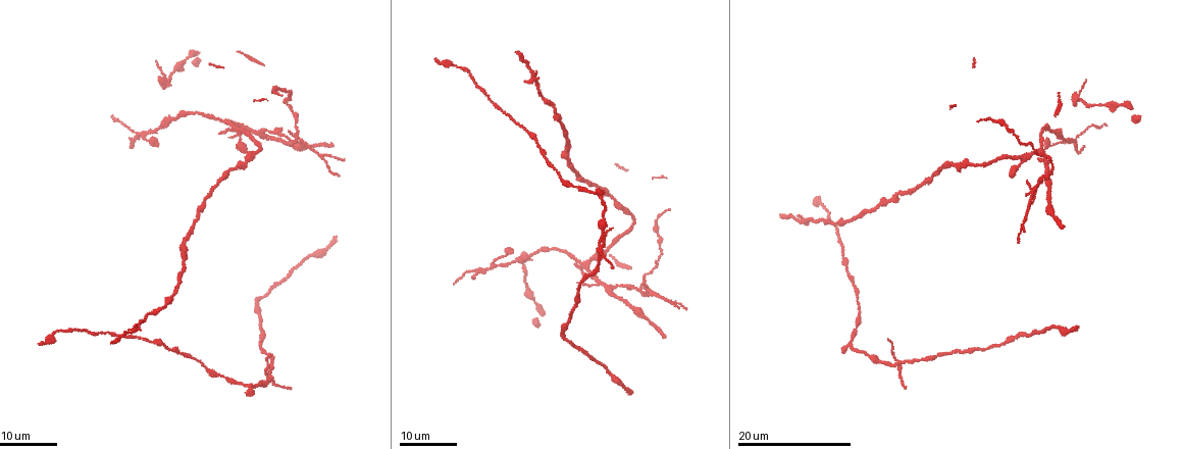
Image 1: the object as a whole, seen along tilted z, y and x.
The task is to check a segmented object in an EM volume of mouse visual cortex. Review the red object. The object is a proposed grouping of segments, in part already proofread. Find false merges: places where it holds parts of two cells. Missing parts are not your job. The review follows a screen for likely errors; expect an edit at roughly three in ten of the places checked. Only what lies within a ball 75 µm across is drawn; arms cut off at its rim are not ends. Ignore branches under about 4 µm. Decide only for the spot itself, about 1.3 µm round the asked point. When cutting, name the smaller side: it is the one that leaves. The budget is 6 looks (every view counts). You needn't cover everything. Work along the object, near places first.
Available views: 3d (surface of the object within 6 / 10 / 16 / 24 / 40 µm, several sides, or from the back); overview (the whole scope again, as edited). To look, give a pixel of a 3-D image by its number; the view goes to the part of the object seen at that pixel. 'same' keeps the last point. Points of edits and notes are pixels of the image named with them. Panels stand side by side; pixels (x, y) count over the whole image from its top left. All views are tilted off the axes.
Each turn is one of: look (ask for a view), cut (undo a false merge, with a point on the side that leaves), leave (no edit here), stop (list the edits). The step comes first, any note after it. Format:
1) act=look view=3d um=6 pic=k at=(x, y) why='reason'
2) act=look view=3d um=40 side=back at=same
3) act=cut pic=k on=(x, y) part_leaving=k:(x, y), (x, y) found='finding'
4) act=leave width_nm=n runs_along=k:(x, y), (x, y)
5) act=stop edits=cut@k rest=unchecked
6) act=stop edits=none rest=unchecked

act=look view=3d um=16 pic=1 at=(898, 362) why='four or more arms meet'

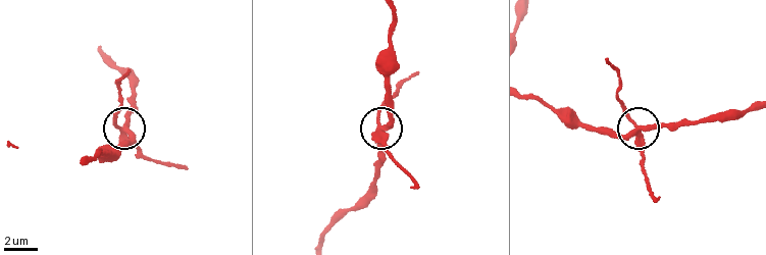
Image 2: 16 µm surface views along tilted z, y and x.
act=look view=3d um=6 pic=2 at=(123, 132)

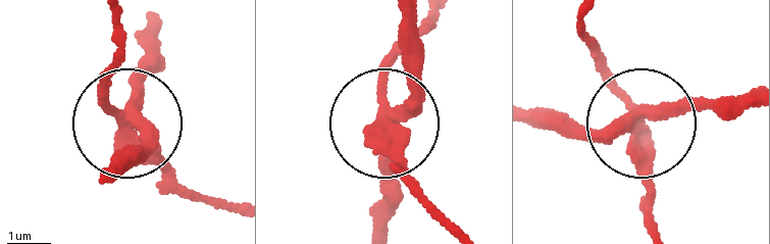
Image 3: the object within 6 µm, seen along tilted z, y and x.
act=cut pic=3 on=(161, 163) part_leaving=3:(639, 113), (636, 168), (655, 224) found='a second cell is stuck on'

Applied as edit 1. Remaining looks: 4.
act=look view=3d um=24 pic=1 at=(1077, 139) why='a fork'

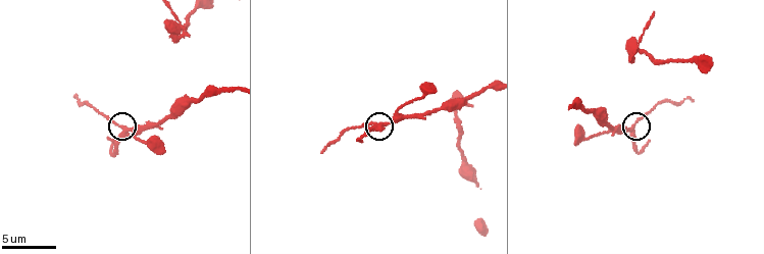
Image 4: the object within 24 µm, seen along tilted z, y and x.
act=look view=3d um=6 pic=4 at=(380, 124)

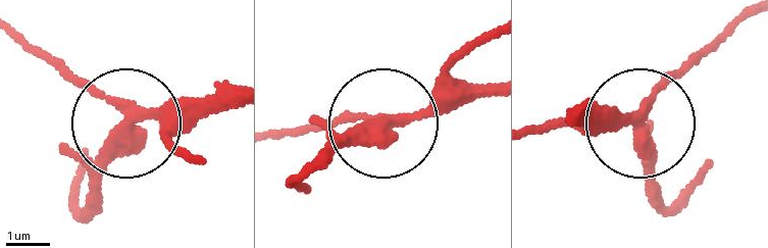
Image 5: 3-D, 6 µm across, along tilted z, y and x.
act=leave width_nm=270 runs_along=5:(236, 92), (174, 98), (139, 118), (105, 170), (99, 206) found='all the same cell'

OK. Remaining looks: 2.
act=stop edits=cut@3 rest=unchecked

